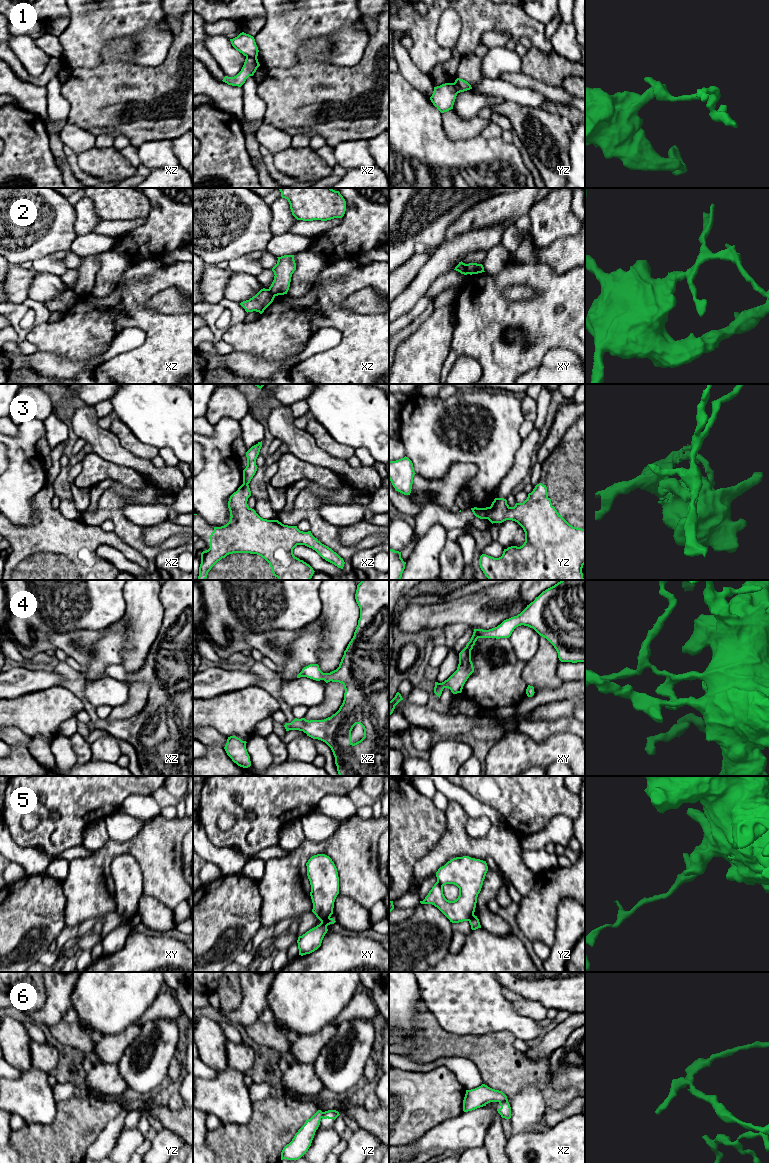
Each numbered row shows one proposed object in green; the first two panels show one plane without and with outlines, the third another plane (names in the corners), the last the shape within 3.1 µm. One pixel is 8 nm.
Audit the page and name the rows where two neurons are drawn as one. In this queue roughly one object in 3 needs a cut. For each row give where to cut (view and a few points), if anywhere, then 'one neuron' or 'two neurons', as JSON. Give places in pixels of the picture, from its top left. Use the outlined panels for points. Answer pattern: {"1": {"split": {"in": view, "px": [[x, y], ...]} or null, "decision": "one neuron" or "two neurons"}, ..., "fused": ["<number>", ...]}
{"1": {"split": {"in": "xz", "px": [[246, 56], [256, 58]]}, "decision": "two neurons"}, "2": {"split": {"in": "xy", "px": [[466, 264], [468, 273]]}, "decision": "two neurons"}, "3": {"split": {"in": "yz", "px": [[490, 507], [486, 518]]}, "decision": "two neurons"}, "4": {"split": null, "decision": "one neuron"}, "5": {"split": {"in": "xy", "px": [[329, 917], [321, 921]]}, "decision": "two neurons"}, "6": {"split": {"in": "xz", "px": [[507, 1100], [499, 1102]]}, "decision": "two neurons"}, "fused": ["1", "2", "3", "5", "6"]}

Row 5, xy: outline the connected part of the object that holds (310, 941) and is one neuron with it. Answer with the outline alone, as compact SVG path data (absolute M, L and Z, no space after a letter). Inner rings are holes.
M333 918L321 921L319 925L299 936L297 940L299 955L303 956L317 950L321 946L322 940L328 931L327 926L335 922Z

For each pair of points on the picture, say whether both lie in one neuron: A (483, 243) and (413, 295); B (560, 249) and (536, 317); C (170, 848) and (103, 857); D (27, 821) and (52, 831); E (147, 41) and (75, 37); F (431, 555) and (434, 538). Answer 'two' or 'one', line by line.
A: one
B: two
C: one
D: two
E: one
F: one

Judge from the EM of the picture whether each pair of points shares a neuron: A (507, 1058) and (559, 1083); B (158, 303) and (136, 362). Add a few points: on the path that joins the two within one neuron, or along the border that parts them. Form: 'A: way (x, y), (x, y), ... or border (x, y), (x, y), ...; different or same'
A: border (548, 1057), (551, 1085), (556, 1090), (564, 1091); different
B: border (145, 302), (150, 309), (178, 314); different

